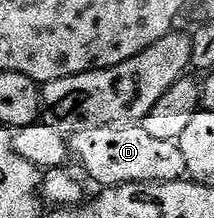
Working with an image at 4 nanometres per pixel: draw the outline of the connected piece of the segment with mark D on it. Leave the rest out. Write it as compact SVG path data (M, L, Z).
M99 126L72 133L68 137L69 154L74 161L81 163L81 168L102 189L117 188L120 184L166 184L172 180L183 180L187 176L187 161L183 159L183 150L176 140L164 140L147 134L140 126Z

